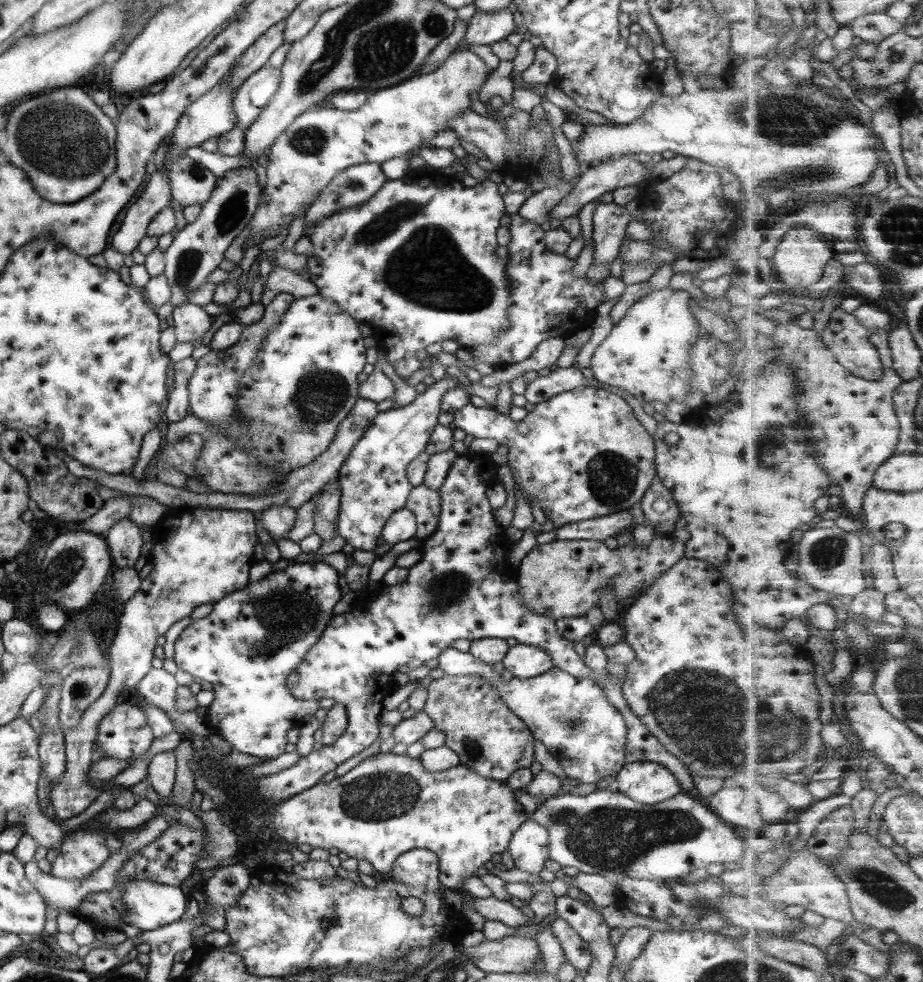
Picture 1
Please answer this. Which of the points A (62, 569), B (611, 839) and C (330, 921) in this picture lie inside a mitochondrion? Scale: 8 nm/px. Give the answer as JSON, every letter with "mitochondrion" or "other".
{"A":"mitochondrion","B":"mitochondrion","C":"mitochondrion"}

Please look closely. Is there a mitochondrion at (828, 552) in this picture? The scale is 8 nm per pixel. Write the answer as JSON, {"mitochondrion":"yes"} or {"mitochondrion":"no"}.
{"mitochondrion":"yes"}

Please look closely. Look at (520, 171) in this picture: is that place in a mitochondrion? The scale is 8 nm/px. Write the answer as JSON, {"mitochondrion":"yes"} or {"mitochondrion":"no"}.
{"mitochondrion":"no"}

